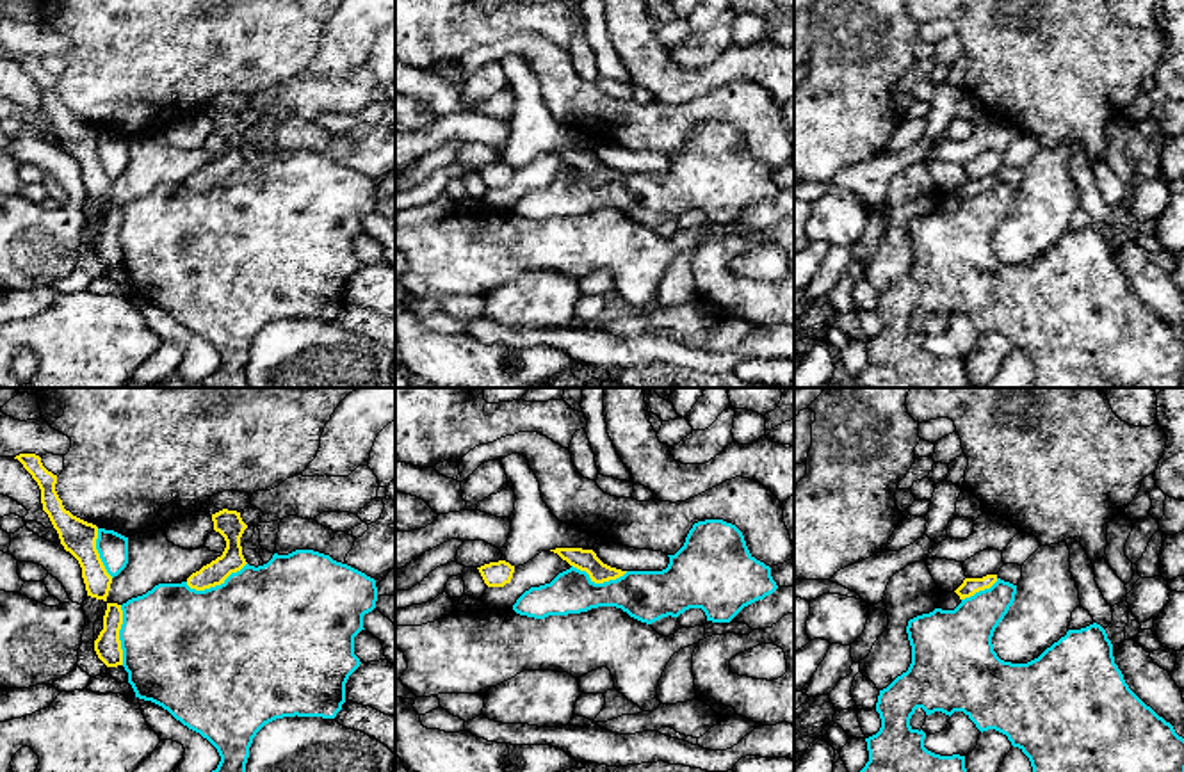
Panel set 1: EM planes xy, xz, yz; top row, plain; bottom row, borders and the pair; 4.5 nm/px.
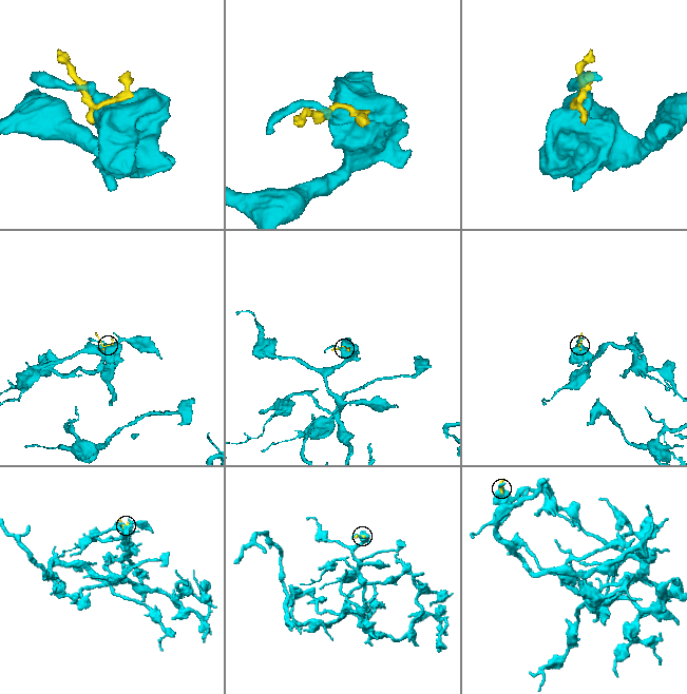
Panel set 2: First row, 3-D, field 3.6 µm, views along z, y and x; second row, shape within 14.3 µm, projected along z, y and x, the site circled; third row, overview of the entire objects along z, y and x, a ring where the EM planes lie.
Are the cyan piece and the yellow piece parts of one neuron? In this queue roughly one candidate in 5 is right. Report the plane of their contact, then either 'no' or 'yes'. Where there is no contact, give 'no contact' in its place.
xy | no

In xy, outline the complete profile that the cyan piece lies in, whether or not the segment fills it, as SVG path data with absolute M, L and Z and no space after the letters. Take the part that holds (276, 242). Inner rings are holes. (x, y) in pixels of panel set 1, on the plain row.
M313 151L274 155L267 165L246 165L221 187L205 192L191 190L187 183L158 185L123 205L123 269L135 299L162 308L217 350L217 370L196 388L247 388L249 349L265 326L296 317L335 320L342 311L345 285L361 265L354 256L354 238L365 231L363 217L376 210L376 203L376 181L329 157Z

